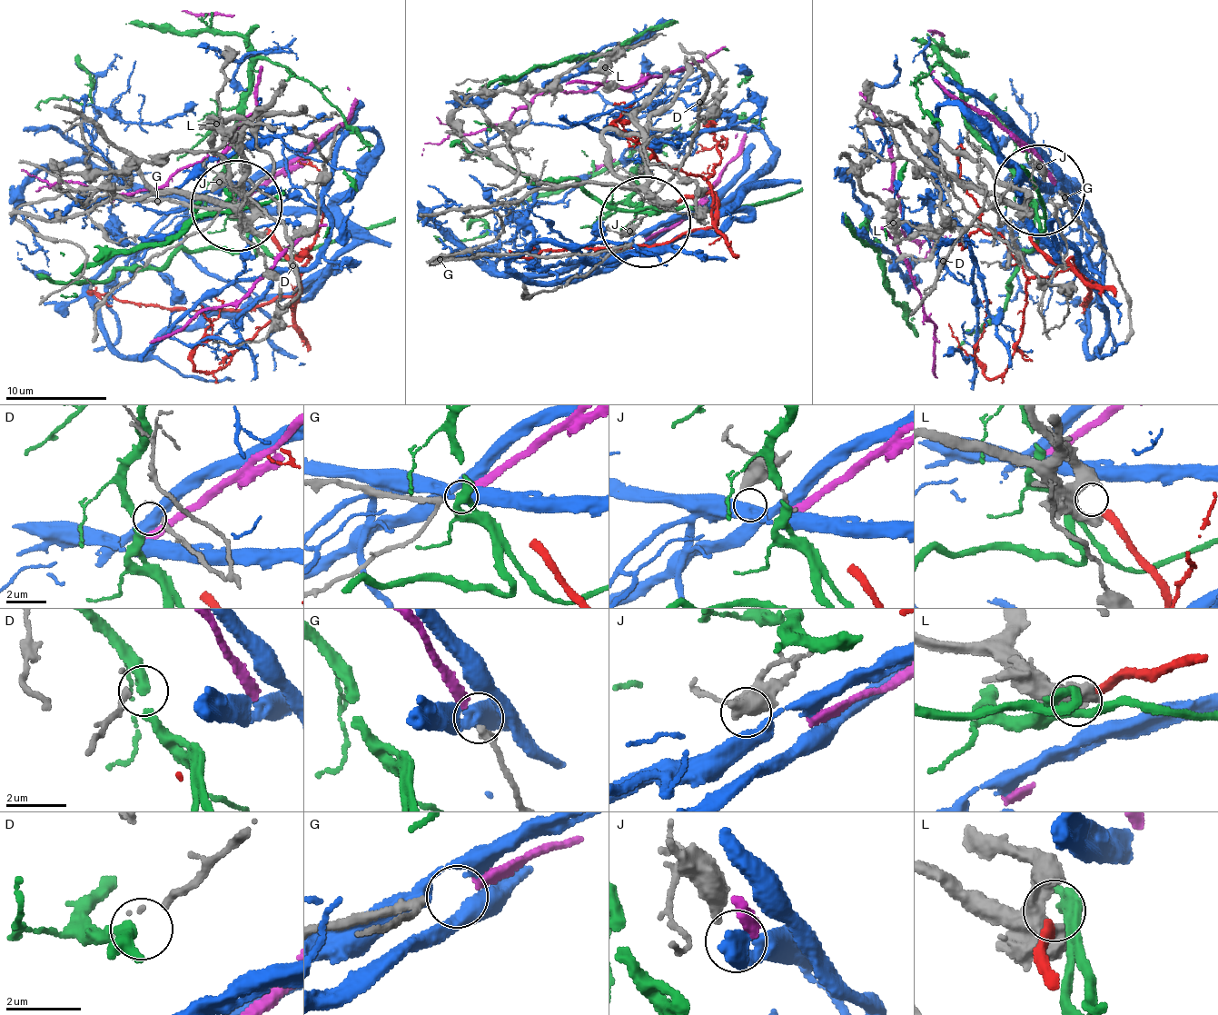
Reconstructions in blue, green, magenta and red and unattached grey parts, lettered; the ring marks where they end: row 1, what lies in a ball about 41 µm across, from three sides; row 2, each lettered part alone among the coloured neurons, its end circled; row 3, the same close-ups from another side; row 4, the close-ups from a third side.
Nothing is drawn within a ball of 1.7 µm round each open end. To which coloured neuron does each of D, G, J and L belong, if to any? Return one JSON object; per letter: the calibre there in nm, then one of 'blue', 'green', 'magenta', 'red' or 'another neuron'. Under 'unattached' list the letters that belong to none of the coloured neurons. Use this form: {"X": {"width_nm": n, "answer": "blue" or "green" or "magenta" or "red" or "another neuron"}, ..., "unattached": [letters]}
{"D": {"width_nm": 200, "answer": "another neuron"}, "G": {"width_nm": 200, "answer": "magenta"}, "J": {"width_nm": 440, "answer": "blue"}, "L": {"width_nm": 600, "answer": "red"}, "unattached": ["D"]}

